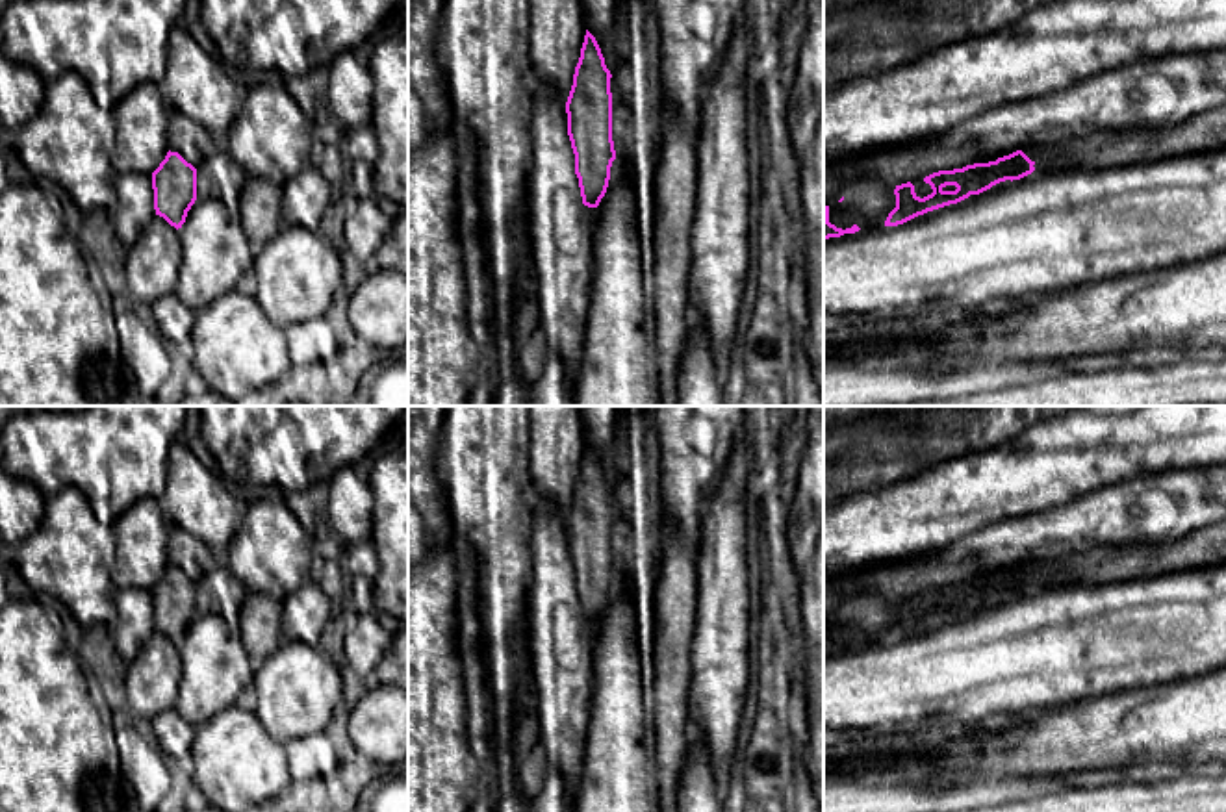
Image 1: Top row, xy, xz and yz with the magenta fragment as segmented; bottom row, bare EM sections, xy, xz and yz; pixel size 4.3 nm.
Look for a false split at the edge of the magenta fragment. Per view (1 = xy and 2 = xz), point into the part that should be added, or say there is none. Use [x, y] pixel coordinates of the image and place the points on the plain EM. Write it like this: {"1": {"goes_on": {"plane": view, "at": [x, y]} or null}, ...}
{"1": {"goes_on": null}, "2": {"goes_on": {"plane": "xz", "at": [590, 629]}}}

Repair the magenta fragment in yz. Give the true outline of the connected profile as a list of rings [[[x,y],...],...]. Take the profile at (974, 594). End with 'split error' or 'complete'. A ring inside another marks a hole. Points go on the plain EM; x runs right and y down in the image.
[[[1226,519],[1172,541],[1104,543],[1070,552],[1054,564],[1028,562],[989,578],[939,586],[924,593],[933,608],[920,614],[911,597],[896,601],[896,623],[885,641],[903,640],[927,627],[957,619],[1005,595],[1042,586],[1039,573],[1052,567],[1063,586],[1102,586],[1226,564]]]; split error

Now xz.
[[[586,445],[566,528],[588,643],[599,630],[597,621],[607,608],[610,582],[616,575],[610,493],[601,463]]]; split error

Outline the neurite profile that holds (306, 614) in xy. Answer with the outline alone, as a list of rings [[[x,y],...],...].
[[[306,578],[282,601],[282,640],[326,647],[336,627],[330,597]]]

